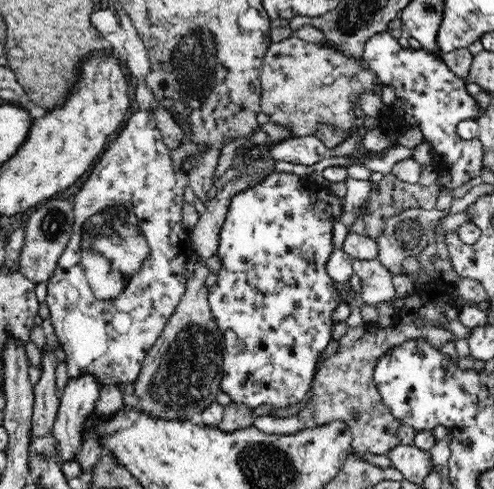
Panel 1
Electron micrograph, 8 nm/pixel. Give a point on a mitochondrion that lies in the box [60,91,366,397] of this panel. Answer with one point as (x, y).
(113, 236)

